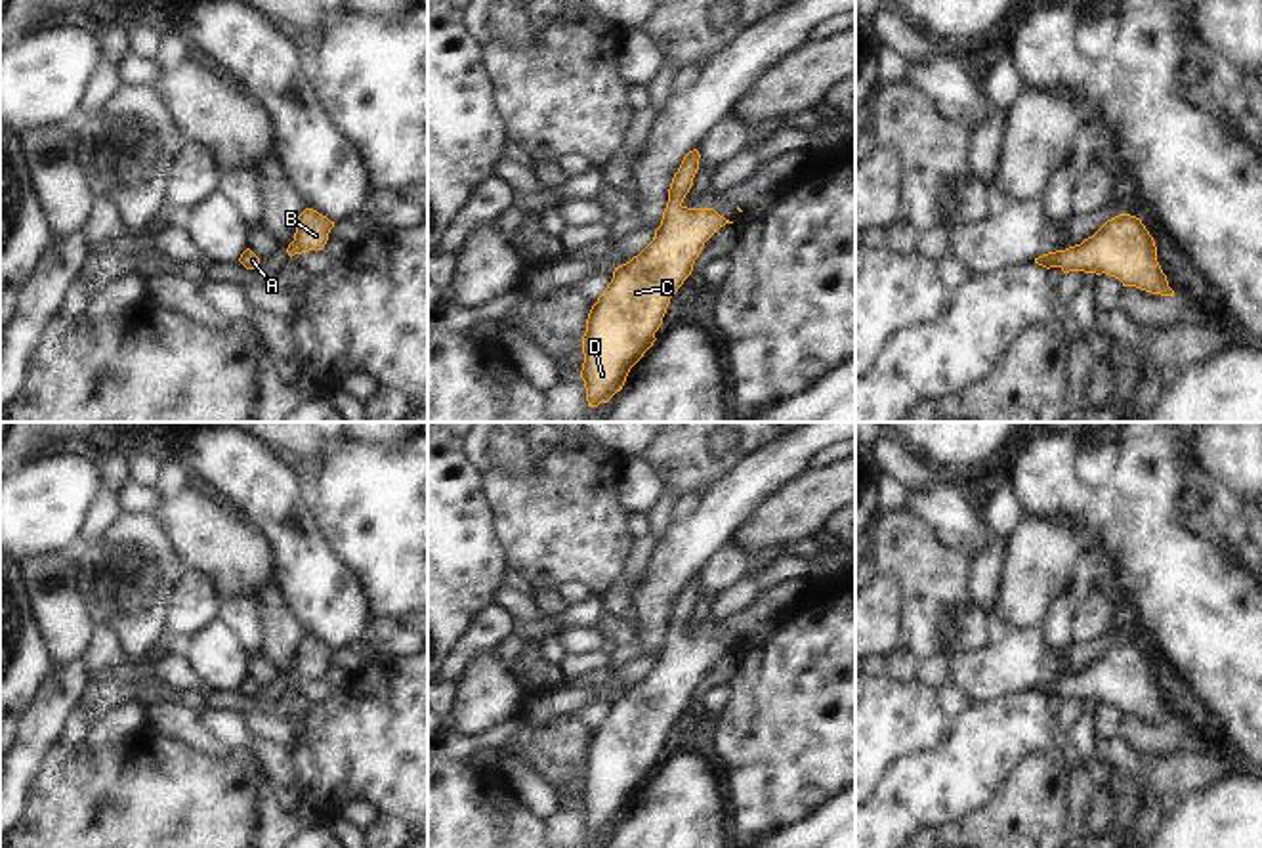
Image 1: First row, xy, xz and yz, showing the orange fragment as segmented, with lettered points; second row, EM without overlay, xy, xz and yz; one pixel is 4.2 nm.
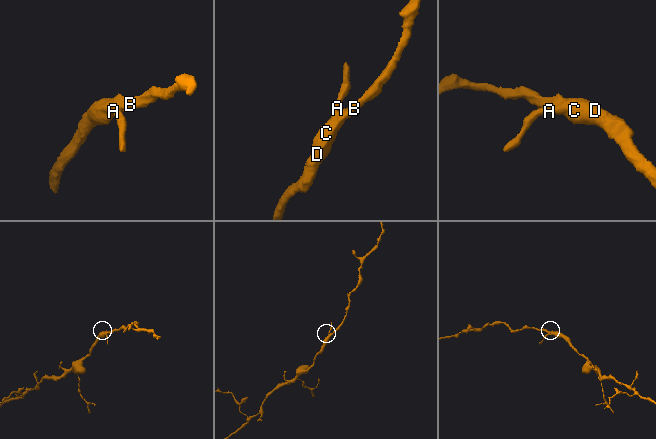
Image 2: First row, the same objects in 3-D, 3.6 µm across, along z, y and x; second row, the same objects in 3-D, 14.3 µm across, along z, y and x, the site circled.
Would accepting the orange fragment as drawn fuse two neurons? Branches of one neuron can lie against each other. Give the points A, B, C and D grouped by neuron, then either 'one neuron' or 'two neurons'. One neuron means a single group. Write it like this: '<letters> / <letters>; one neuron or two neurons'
A B C D; one neuron

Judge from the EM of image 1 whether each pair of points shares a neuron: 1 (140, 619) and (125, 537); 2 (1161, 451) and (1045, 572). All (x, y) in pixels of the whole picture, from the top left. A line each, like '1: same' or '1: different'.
1: same
2: different

